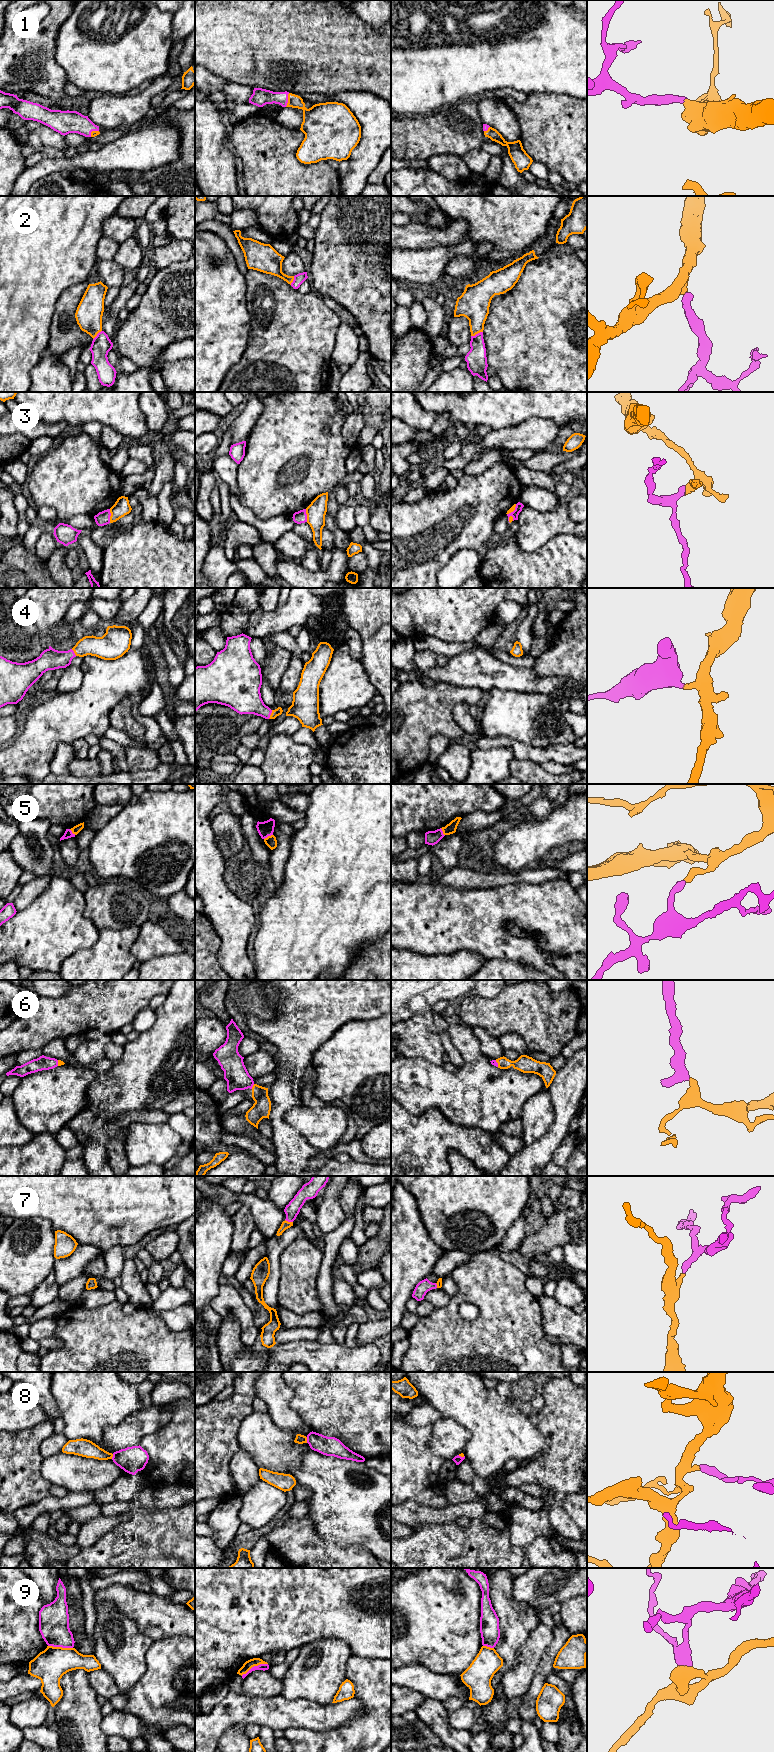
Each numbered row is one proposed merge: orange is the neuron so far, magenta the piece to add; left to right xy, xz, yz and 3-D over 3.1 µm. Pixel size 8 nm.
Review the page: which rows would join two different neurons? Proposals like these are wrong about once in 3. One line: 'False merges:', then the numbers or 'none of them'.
False merges: 3, 5, 8, 9

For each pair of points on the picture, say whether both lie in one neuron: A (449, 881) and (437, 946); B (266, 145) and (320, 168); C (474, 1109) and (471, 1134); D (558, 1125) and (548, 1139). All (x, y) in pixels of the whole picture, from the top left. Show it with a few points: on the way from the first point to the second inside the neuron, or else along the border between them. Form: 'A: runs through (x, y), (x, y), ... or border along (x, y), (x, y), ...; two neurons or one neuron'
A: border along (434, 879), (447, 886), (471, 889); two neurons
B: runs through (279, 158), (291, 170), (307, 170); one neuron
C: border along (450, 1120), (458, 1124), (479, 1127), (492, 1133); two neurons
D: runs through (558, 1128), (551, 1136); one neuron

